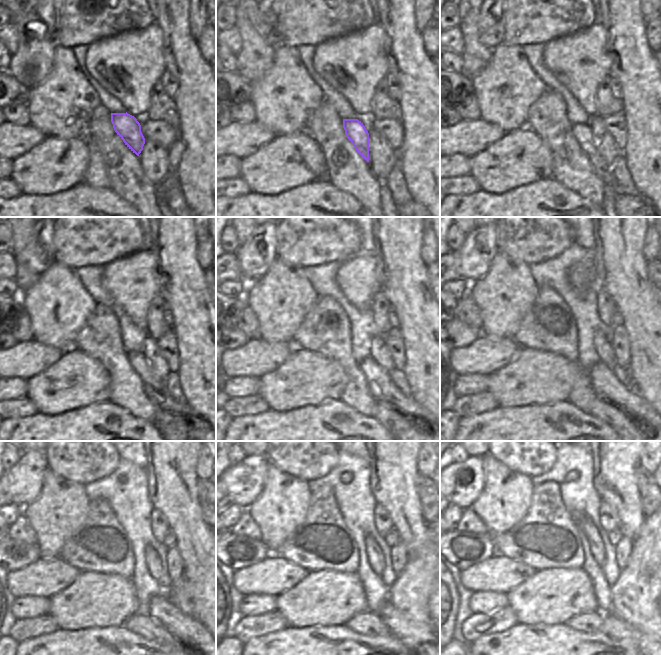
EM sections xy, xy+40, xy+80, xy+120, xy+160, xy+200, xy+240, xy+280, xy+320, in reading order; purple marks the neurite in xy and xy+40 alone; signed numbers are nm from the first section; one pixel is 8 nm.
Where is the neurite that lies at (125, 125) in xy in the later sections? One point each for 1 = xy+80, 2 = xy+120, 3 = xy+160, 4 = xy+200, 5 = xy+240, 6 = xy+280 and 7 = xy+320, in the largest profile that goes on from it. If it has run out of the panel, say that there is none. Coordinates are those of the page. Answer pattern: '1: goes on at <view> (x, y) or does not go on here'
1: goes on at xy+80 (582, 132)
2: goes on at xy+120 (155, 388)
3: goes on at xy+160 (381, 387)
4: goes on at xy+200 (605, 384)
5: goes on at xy+240 (186, 628)
6: goes on at xy+280 (419, 639)
7: goes on at xy+320 (643, 641)

